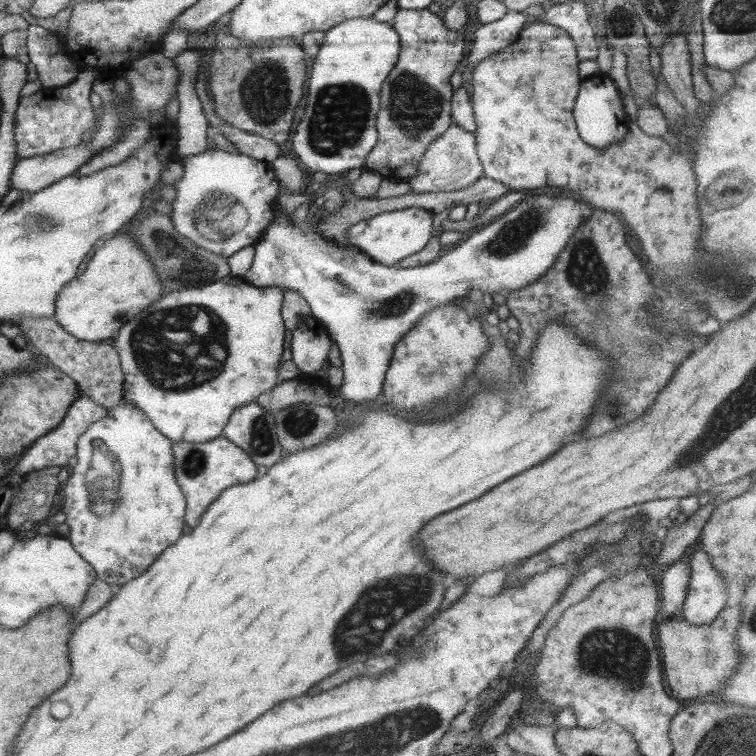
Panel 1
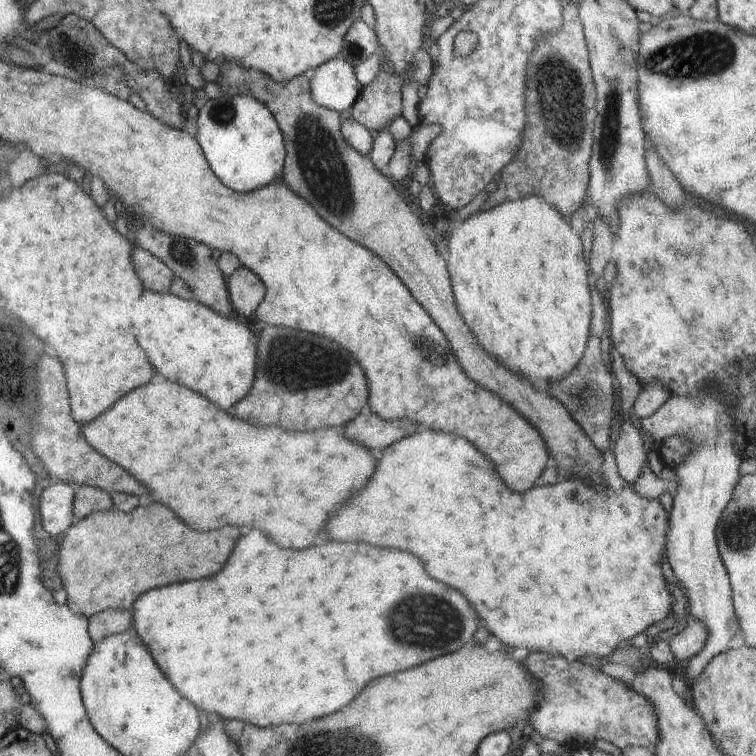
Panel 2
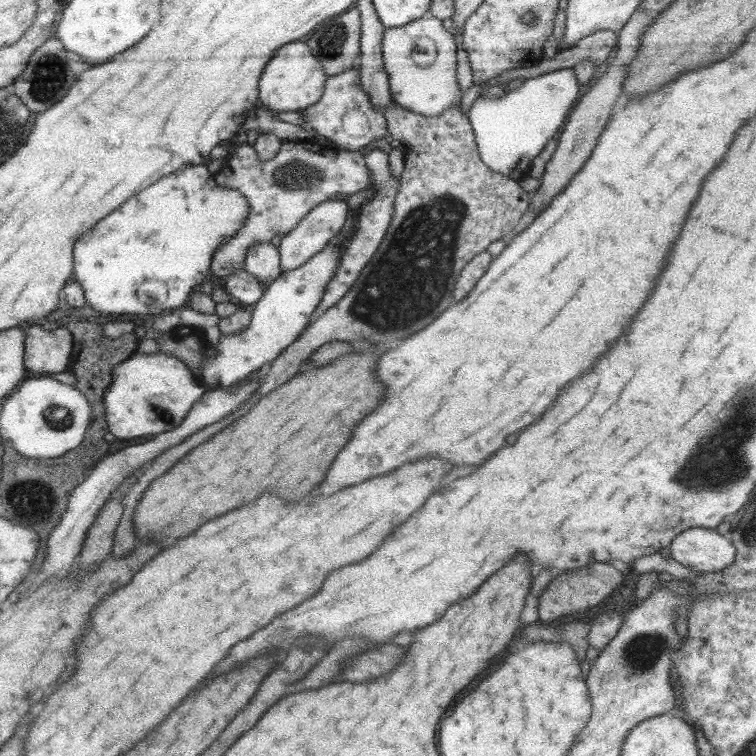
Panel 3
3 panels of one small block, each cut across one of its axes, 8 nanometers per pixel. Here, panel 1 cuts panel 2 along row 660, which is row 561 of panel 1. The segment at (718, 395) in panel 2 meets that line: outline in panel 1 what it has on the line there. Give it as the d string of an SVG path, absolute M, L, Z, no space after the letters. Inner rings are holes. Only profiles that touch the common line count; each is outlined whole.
M698 546L690 552L688 560L691 570L688 592L679 616L690 624L704 626L720 614L726 602L732 602L729 584Z

